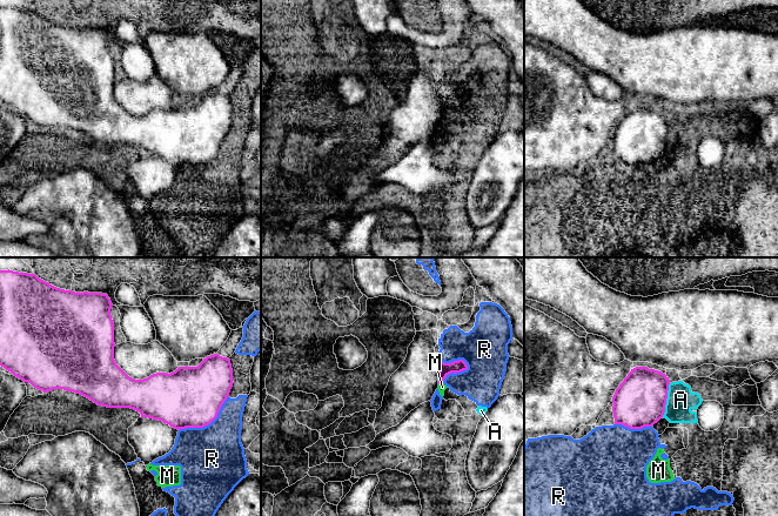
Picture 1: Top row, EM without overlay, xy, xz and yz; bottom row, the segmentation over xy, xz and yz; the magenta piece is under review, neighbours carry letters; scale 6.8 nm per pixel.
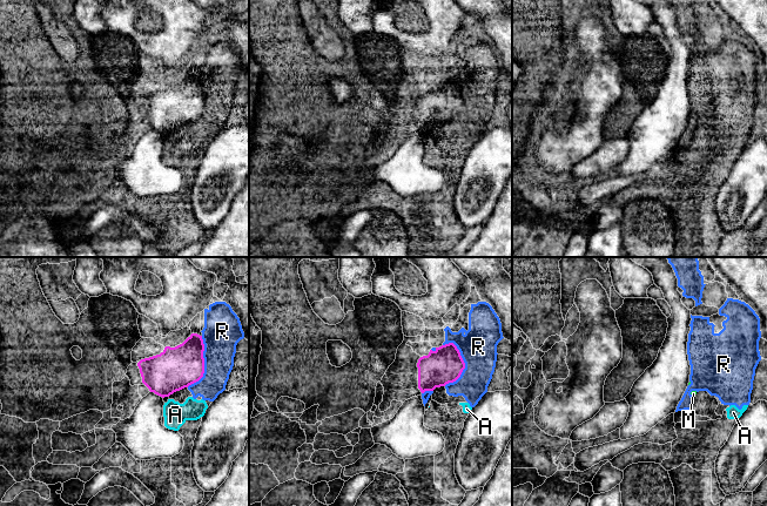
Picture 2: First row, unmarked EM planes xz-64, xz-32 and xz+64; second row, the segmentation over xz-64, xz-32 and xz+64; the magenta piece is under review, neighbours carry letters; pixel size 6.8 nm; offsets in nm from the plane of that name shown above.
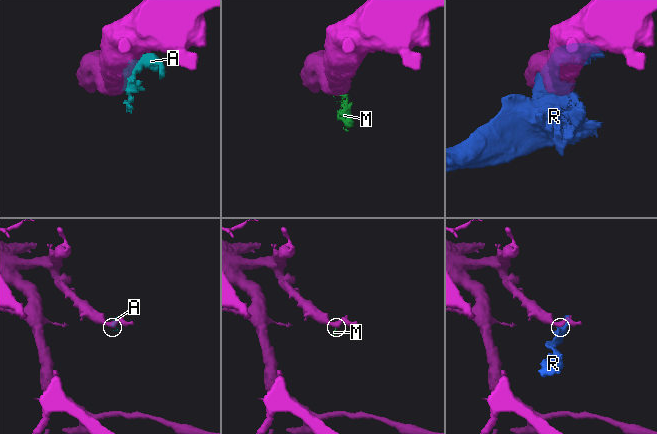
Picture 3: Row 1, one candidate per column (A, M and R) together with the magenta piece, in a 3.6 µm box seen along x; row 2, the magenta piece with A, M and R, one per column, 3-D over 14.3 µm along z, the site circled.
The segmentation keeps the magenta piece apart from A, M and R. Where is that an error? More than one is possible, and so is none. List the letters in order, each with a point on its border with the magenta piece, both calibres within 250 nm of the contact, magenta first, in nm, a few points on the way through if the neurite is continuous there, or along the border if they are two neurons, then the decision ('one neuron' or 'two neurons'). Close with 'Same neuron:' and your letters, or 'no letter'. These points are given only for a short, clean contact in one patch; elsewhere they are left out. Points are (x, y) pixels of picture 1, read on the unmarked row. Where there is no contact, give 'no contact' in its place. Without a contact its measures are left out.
A: yz (665, 136) | 360/190 nm | along yz (670, 120), (666, 127), (665, 148), (662, 153) | two neurons
M: xz (440, 119) | 80/60 nm | along xz (442, 118), (438, 121) | two neurons
R: xy (208, 160) | 420/440 nm | two neurons
Same neuron: no letter

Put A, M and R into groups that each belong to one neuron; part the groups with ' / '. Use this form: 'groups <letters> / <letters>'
groups A M R

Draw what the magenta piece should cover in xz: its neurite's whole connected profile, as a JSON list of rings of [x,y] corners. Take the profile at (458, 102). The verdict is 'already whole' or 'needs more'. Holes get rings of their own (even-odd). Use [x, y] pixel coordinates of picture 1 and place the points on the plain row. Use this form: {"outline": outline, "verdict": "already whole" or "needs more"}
{"outline": [[[463,96],[454,98],[451,100],[440,98],[438,121],[442,120],[449,110],[461,109],[467,106],[468,102]]], "verdict": "already whole"}

